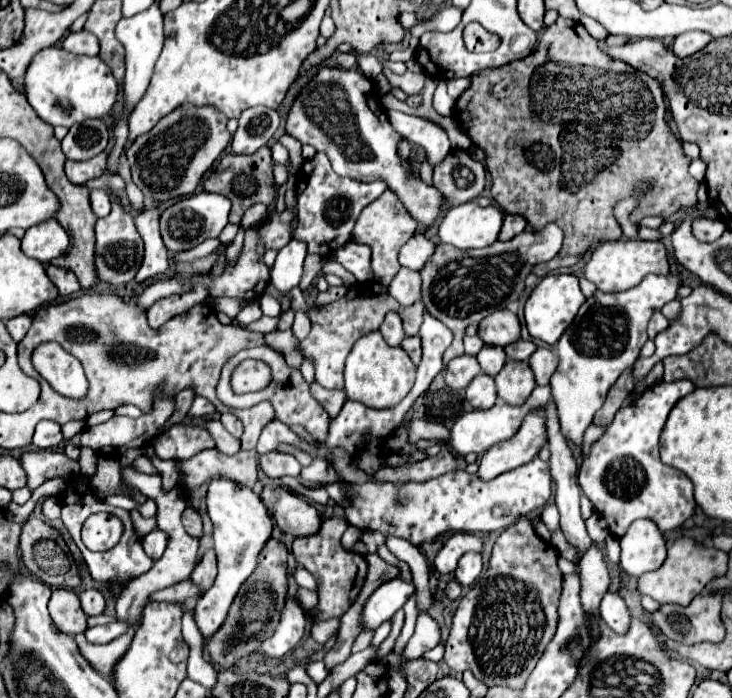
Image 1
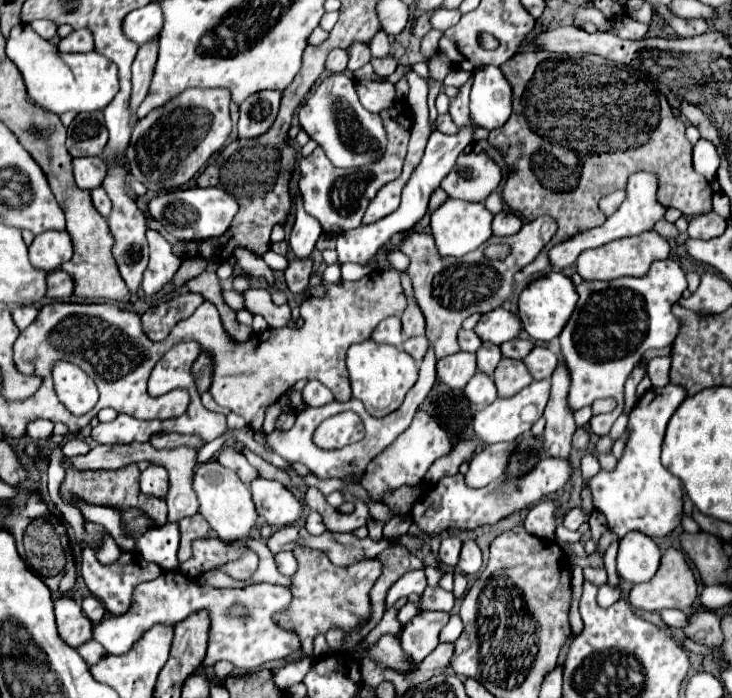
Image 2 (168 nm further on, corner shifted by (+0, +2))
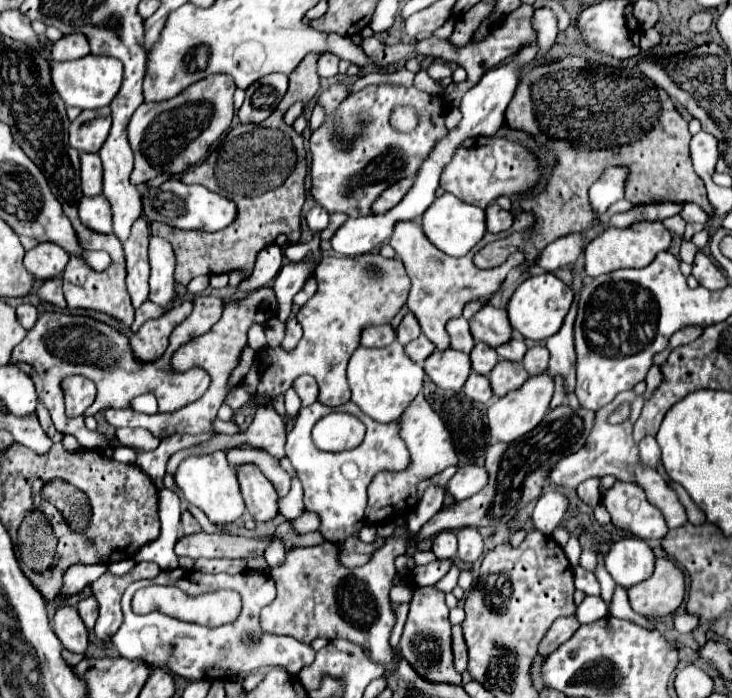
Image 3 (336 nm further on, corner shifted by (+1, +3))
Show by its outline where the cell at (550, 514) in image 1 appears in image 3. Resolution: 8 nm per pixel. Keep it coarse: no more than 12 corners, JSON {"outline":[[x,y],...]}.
{"outline":[[575,568],[575,588],[599,594],[593,572]]}

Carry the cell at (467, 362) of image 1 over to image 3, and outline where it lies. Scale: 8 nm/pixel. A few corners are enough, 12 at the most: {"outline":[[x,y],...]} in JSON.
{"outline":[[435,350],[425,372],[443,390],[461,390],[471,362],[459,350]]}

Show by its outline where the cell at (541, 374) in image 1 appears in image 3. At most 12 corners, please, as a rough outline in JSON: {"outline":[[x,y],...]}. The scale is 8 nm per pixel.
{"outline":[[545,346],[529,348],[523,366],[529,376],[543,374],[549,364]]}

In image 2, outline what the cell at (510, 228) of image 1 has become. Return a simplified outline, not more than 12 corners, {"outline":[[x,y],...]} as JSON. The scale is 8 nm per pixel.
{"outline":[[500,211],[492,221],[496,237],[518,233],[522,219],[512,211]]}

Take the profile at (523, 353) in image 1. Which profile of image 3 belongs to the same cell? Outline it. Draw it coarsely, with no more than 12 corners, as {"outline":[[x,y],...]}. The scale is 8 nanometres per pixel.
{"outline":[[523,340],[497,346],[499,358],[521,362],[527,346]]}

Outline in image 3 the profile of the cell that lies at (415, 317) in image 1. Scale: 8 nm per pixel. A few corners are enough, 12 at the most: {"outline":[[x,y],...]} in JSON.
{"outline":[[407,312],[397,326],[397,340],[405,346],[419,338],[421,326]]}

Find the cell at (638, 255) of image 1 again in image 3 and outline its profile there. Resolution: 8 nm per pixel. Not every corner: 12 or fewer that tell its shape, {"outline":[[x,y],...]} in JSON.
{"outline":[[661,222],[609,228],[585,246],[585,274],[645,268],[667,250]]}

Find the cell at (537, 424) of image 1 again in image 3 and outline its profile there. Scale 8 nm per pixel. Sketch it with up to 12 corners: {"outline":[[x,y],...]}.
{"outline":[[467,464],[449,480],[449,494],[465,500],[477,494],[489,472]]}

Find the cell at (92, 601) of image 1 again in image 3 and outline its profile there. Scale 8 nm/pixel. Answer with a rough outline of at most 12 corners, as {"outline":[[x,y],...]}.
{"outline":[[93,596],[79,602],[85,626],[93,630],[99,614]]}

